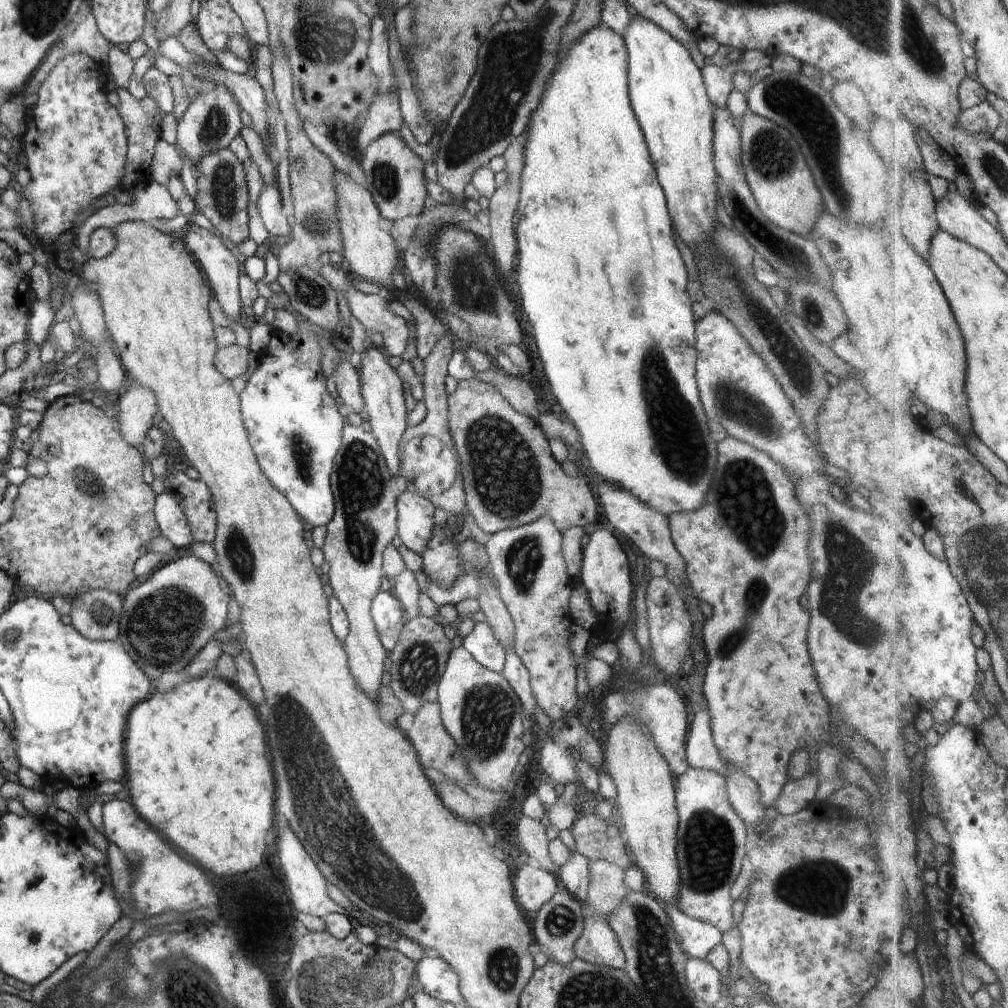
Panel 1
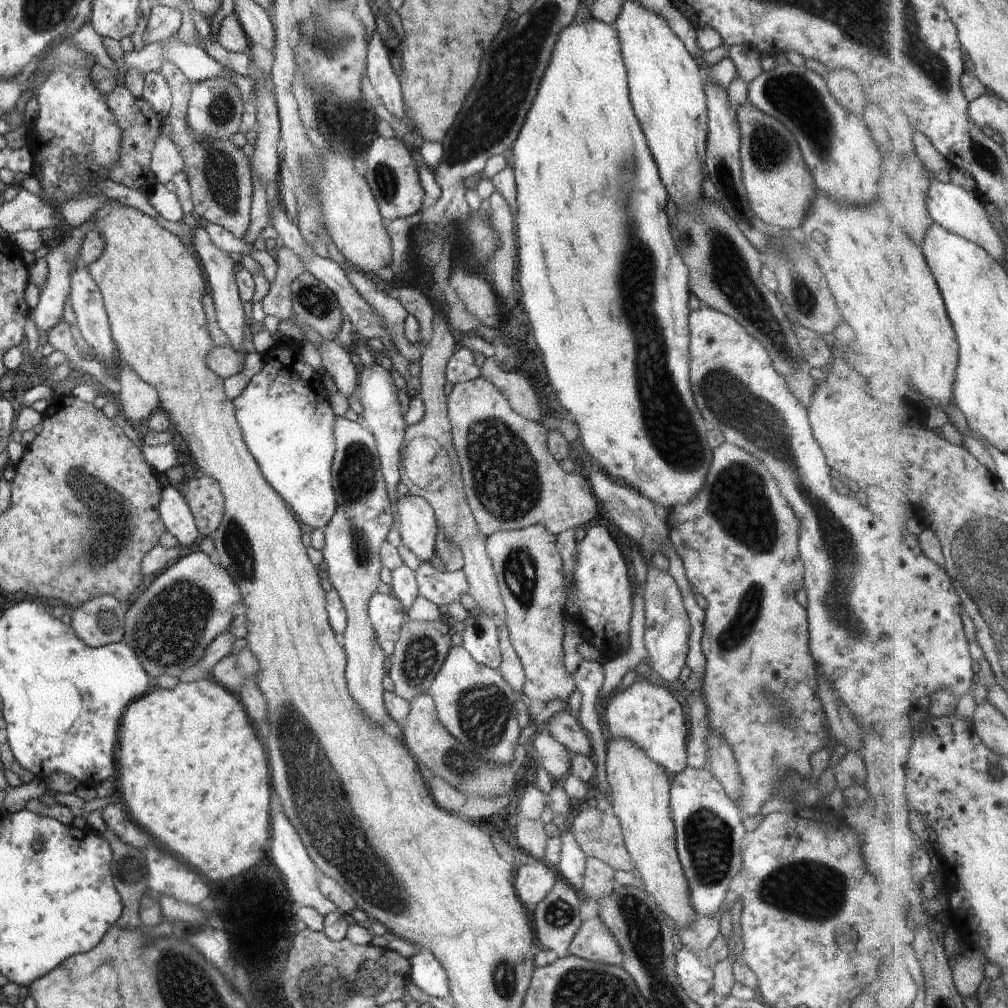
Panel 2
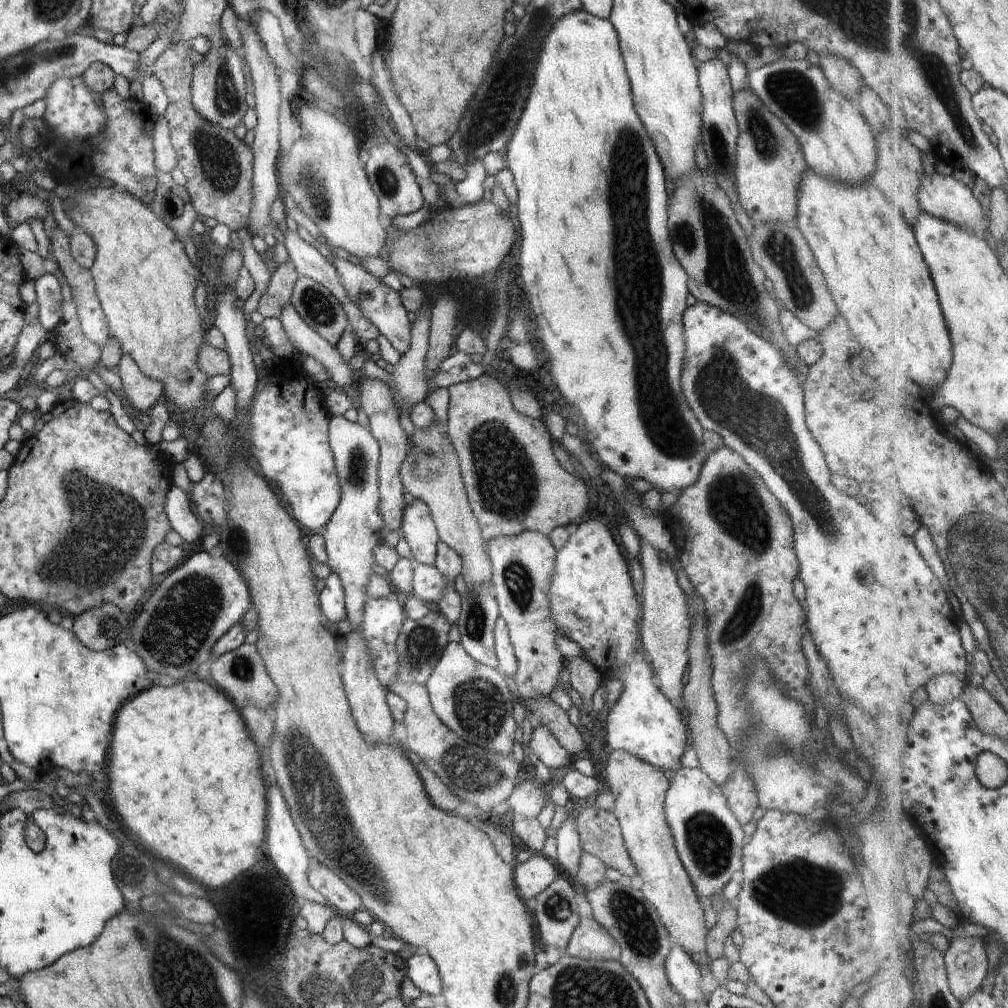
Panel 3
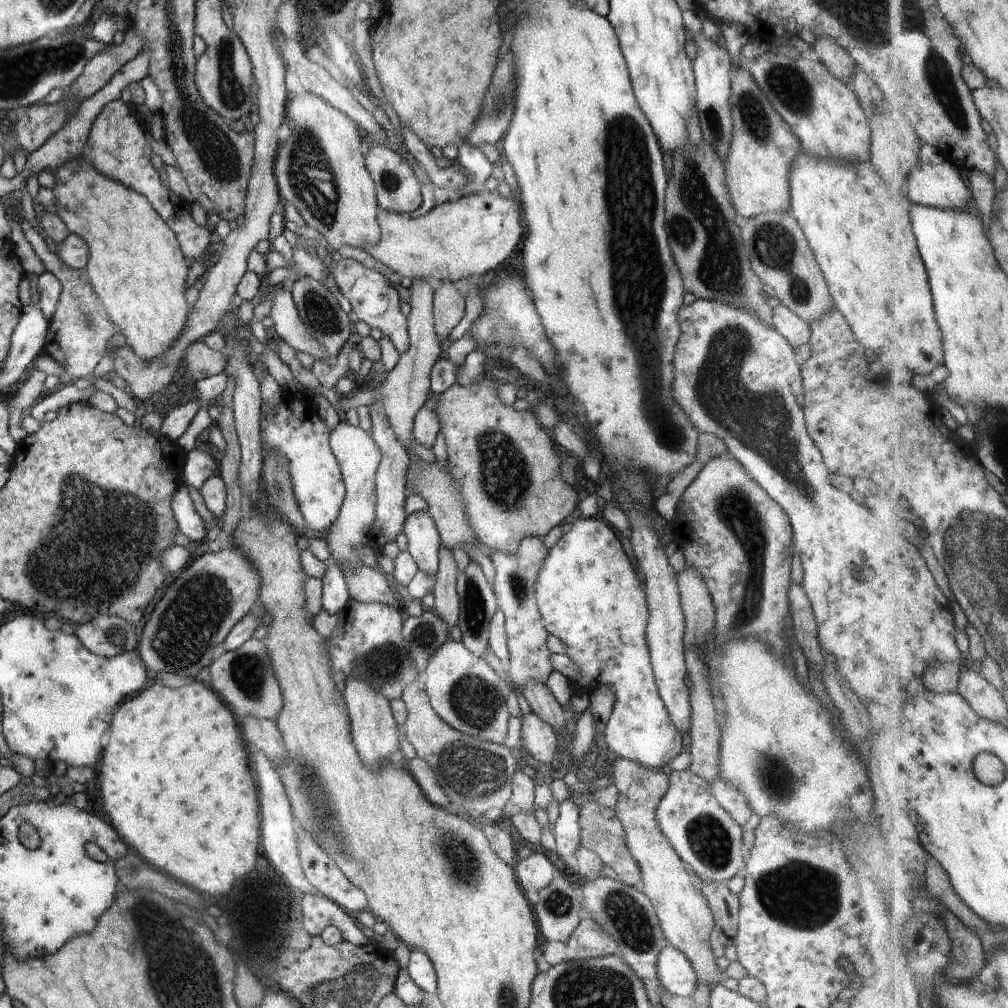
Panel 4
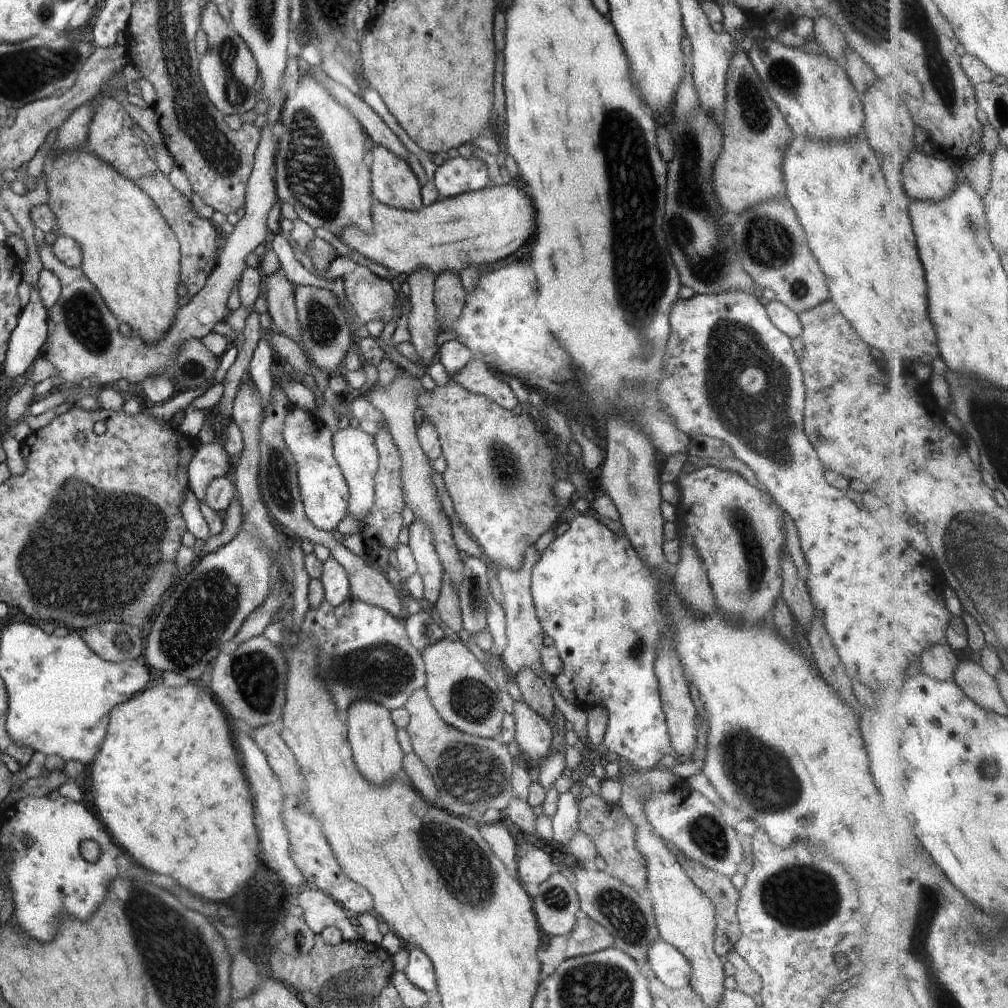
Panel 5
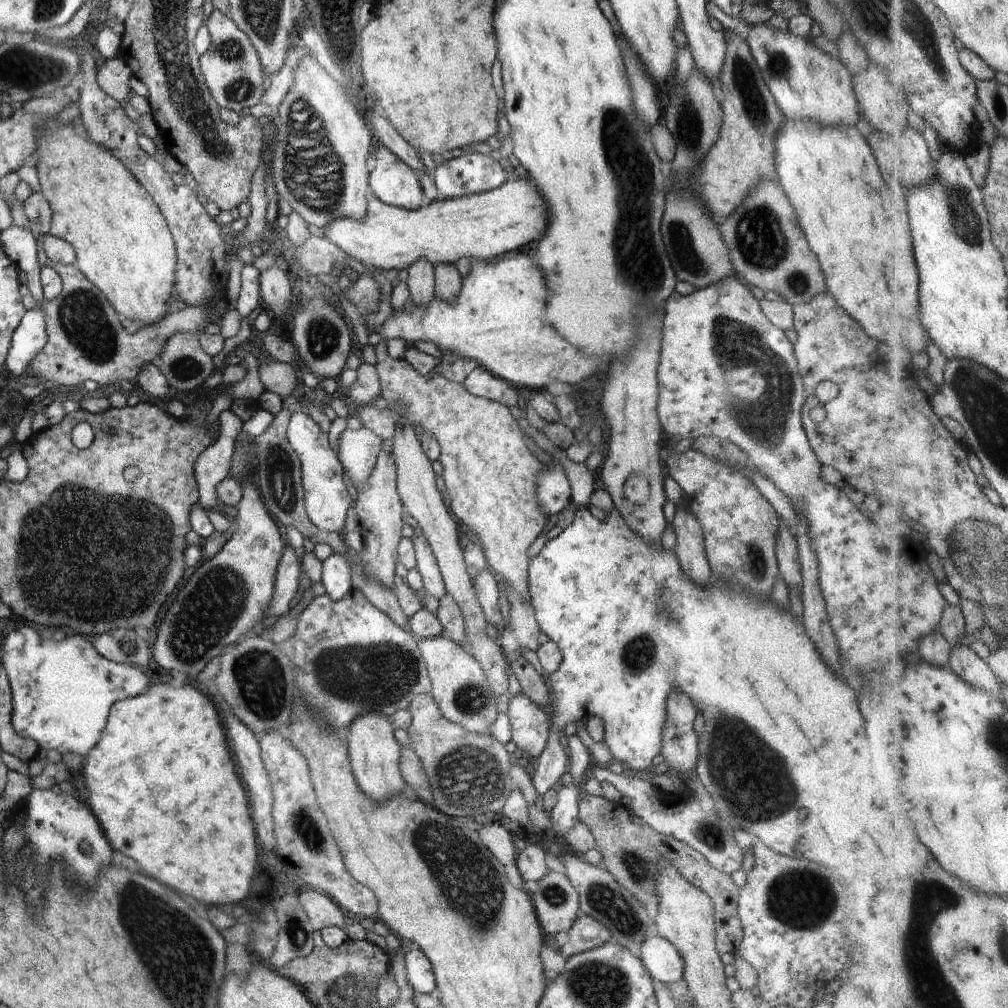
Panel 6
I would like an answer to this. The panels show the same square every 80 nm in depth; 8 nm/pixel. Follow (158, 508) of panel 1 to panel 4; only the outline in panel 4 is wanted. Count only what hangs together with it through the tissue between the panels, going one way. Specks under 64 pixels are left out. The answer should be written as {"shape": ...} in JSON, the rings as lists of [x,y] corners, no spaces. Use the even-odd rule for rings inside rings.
{"shape":[[[180,484],[176,489],[171,500],[171,509],[180,534],[194,542],[206,539],[207,530],[204,521],[196,512],[185,484]]]}

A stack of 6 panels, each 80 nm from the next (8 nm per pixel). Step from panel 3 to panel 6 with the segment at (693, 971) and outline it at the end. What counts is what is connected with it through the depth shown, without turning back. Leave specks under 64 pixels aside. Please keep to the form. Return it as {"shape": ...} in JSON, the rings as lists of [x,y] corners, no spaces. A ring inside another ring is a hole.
{"shape":[[[647,936],[641,944],[639,958],[653,980],[669,985],[683,979],[684,961],[676,947],[665,938]]]}

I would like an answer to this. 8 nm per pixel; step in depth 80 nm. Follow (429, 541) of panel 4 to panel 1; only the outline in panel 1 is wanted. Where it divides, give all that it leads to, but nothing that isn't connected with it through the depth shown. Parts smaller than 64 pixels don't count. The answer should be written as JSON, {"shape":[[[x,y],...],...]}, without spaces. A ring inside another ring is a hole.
{"shape":[[[407,490],[396,497],[397,535],[406,548],[423,553],[435,525],[432,517],[436,507],[427,498]]]}

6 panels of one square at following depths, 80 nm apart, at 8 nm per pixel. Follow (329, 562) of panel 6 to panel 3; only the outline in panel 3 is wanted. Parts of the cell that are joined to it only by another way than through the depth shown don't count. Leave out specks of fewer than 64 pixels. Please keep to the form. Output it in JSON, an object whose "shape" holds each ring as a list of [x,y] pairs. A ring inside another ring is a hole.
{"shape":[[[330,573],[324,589],[319,592],[319,601],[326,623],[335,625],[347,618],[343,586],[337,574]]]}

